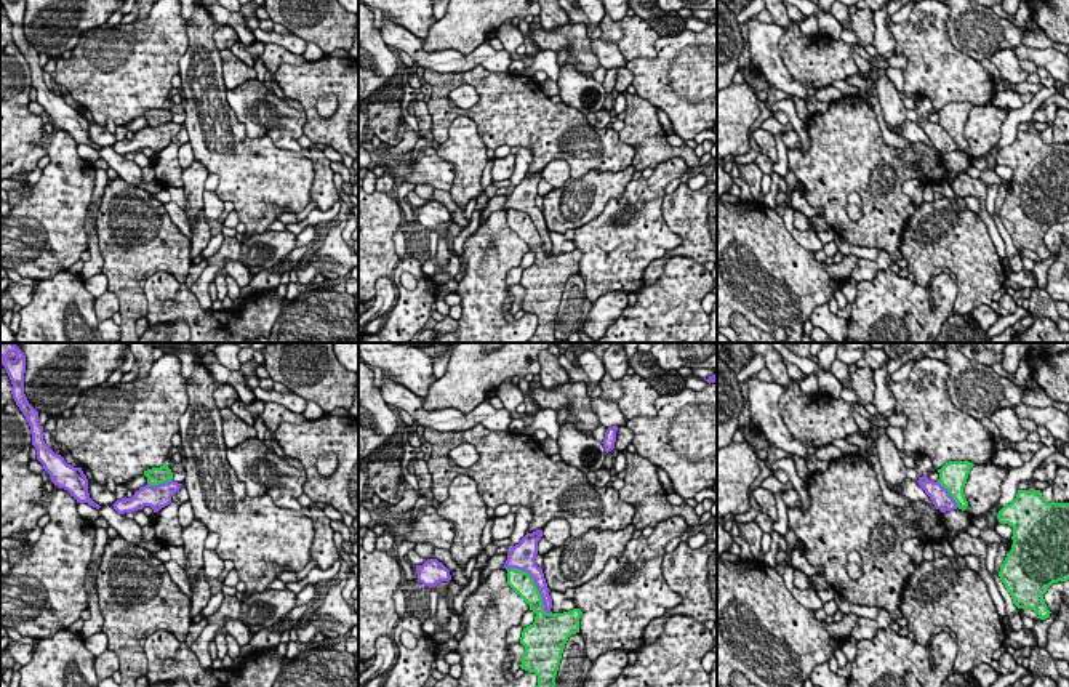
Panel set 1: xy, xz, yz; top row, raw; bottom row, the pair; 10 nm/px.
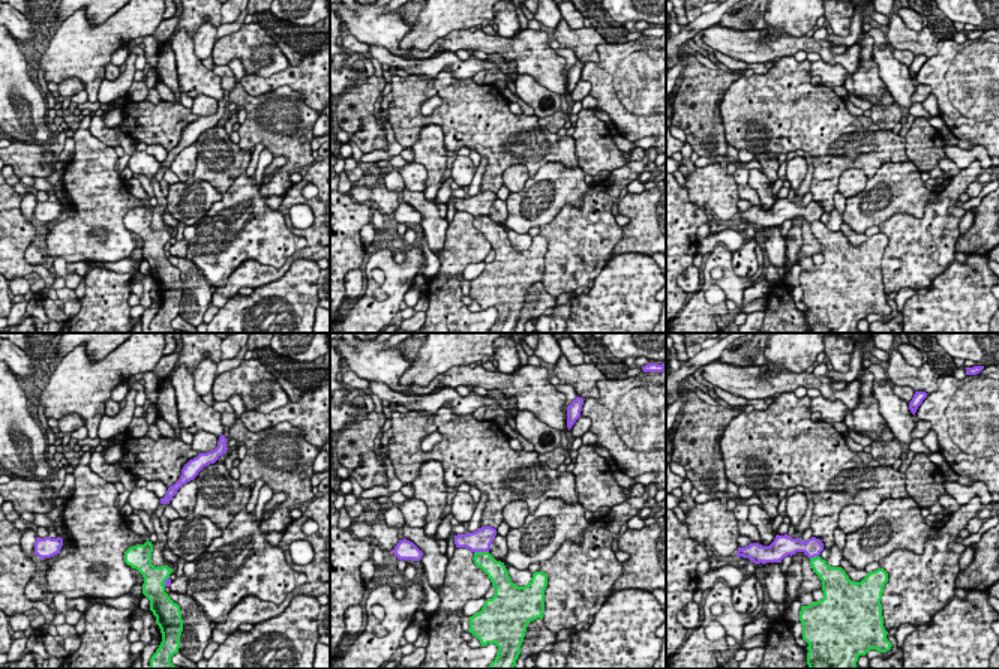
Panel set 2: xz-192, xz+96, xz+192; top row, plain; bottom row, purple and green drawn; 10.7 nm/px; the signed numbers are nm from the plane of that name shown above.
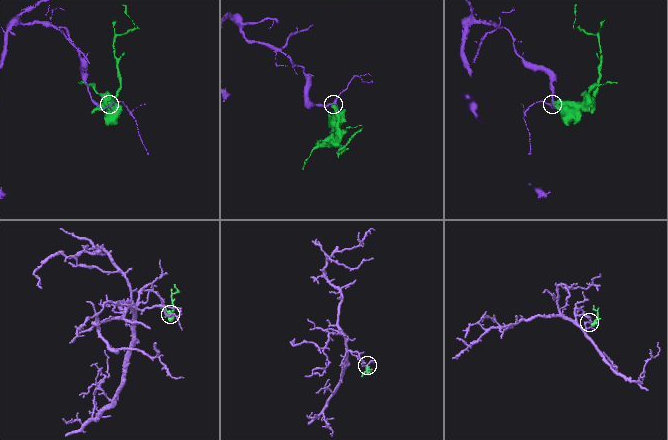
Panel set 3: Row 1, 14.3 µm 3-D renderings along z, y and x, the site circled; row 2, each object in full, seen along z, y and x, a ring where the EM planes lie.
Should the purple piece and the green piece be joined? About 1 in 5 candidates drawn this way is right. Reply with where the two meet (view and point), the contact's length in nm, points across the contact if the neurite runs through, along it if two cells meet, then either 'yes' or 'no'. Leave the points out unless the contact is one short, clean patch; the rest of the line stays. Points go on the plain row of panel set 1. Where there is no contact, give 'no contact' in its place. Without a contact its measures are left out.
meets purple in xz at (535, 224); contact 650 nm long; no

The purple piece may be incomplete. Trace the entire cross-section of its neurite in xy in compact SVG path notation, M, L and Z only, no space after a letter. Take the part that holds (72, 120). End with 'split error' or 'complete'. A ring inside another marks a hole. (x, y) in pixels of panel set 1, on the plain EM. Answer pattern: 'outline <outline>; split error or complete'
outline M2 0L2 6L11 21L13 40L30 67L32 86L37 91L37 101L50 115L51 123L59 130L67 131L77 144L88 144L90 147L99 151L101 147L90 139L88 120L82 109L67 106L64 99L54 94L43 82L43 67L38 64L38 53L29 45L24 35L26 0Z; complete

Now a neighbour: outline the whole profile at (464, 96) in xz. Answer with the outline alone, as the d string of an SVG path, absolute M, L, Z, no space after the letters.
M462 85L450 93L450 99L458 109L470 109L478 102L478 93L469 85Z

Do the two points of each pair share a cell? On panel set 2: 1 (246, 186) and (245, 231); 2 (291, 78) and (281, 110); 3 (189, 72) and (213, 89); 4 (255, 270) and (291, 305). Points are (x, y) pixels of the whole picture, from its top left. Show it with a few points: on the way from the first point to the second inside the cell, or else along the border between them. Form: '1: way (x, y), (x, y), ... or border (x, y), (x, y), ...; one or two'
1: way (243, 197), (243, 221); one
2: border (254, 95), (290, 86), (314, 110); two
3: way (195, 78), (207, 83); one
4: border (296, 260), (279, 278), (254, 290); two

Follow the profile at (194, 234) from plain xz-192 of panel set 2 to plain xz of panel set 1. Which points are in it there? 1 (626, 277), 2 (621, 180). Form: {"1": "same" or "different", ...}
{"1": "same", "2": "different"}

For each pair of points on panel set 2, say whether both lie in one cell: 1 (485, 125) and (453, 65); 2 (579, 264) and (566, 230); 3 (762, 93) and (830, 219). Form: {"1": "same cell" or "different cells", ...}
{"1": "different cells", "2": "same cell", "3": "different cells"}

